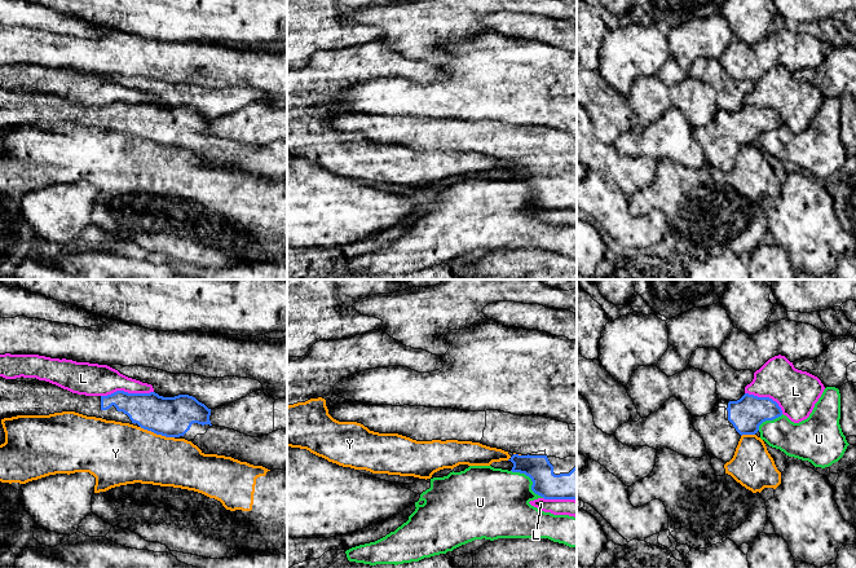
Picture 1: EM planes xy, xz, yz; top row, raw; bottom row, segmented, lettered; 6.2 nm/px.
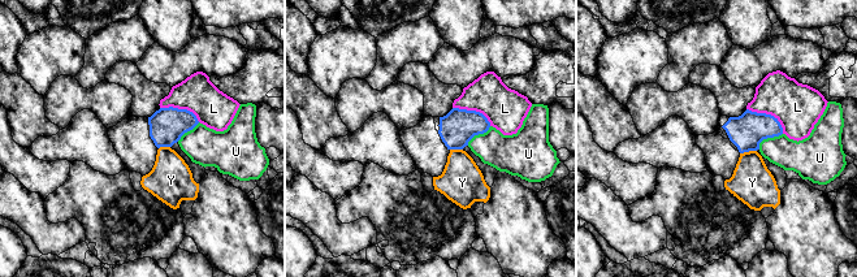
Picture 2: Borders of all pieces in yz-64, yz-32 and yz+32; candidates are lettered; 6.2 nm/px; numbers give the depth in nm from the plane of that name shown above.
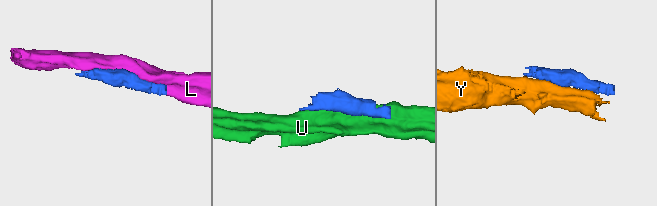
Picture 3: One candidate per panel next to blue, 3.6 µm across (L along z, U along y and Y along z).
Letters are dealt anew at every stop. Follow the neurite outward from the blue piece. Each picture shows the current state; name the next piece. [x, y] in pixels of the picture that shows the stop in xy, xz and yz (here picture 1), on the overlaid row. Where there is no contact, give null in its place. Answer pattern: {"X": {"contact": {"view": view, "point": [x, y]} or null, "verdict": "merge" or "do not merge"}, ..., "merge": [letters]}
{"L": {"contact": {"view": "xy", "point": [127, 392]}, "verdict": "do not merge"}, "U": {"contact": {"view": "xz", "point": [532, 480]}, "verdict": "do not merge"}, "Y": {"contact": {"view": "xy", "point": [157, 434]}, "verdict": "do not merge"}, "merge": []}

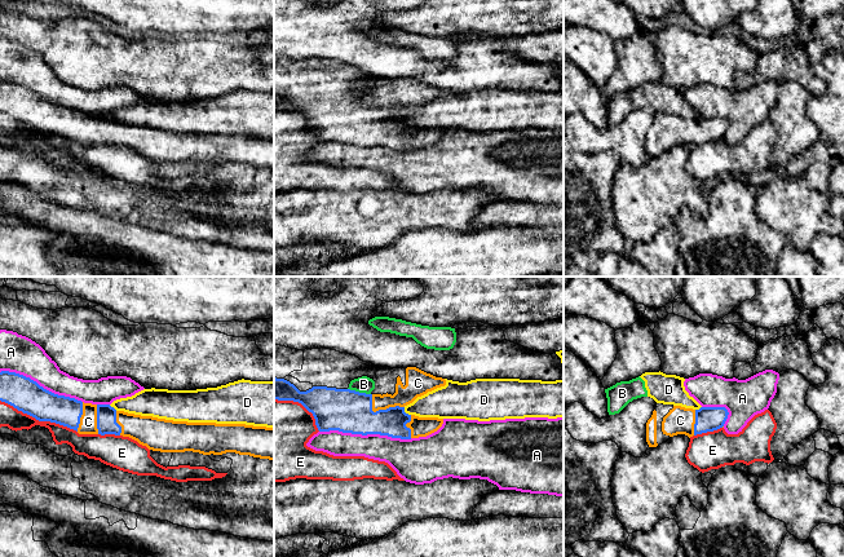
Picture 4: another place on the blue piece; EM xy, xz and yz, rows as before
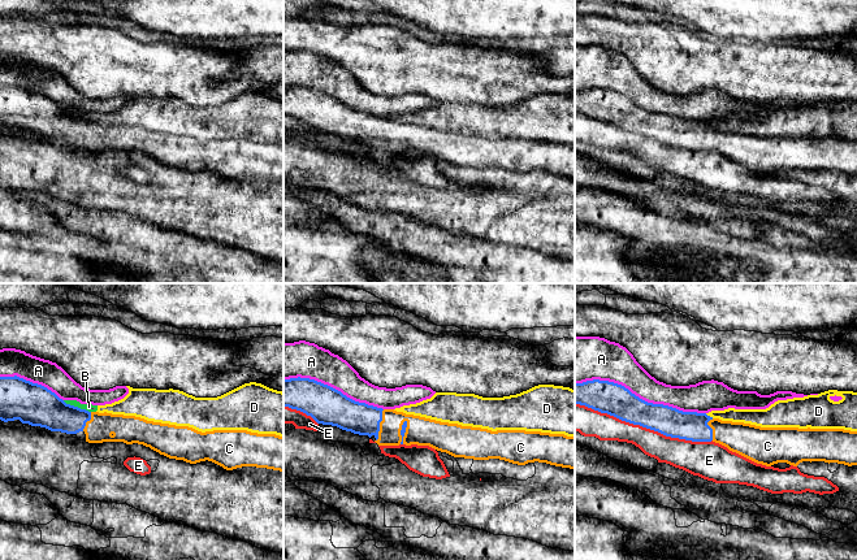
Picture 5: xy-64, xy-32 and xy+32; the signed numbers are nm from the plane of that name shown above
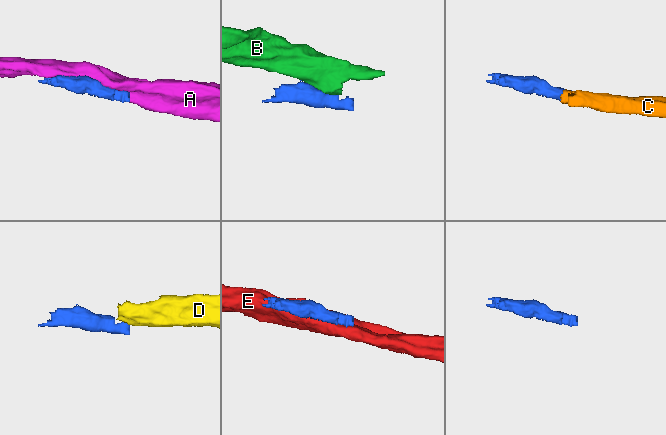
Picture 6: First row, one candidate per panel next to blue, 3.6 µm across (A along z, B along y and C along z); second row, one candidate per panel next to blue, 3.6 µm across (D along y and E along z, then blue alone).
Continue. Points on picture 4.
{"A": {"contact": {"view": "xz", "point": [366, 434]}, "verdict": "do not merge"}, "B": {"contact": {"view": "xz", "point": [358, 392]}, "verdict": "do not merge"}, "C": {"contact": {"view": "xz", "point": [380, 410]}, "verdict": "merge"}, "D": {"contact": {"view": "xz", "point": [405, 412]}, "verdict": "do not merge"}, "E": {"contact": {"view": "xy", "point": [39, 420]}, "verdict": "do not merge"}, "merge": ["C"]}

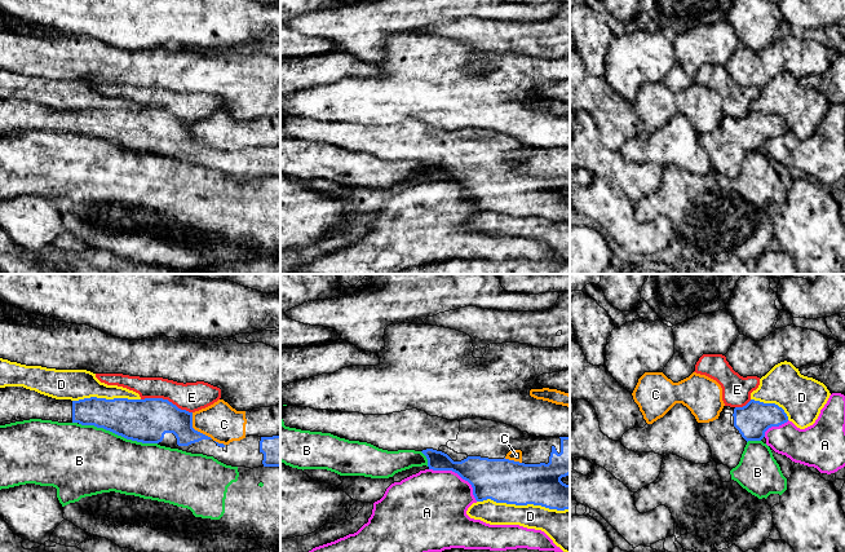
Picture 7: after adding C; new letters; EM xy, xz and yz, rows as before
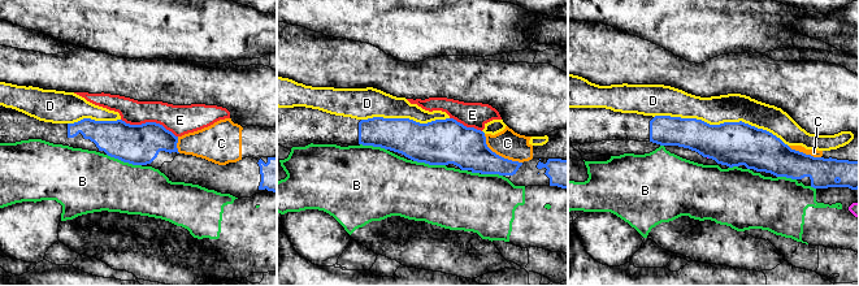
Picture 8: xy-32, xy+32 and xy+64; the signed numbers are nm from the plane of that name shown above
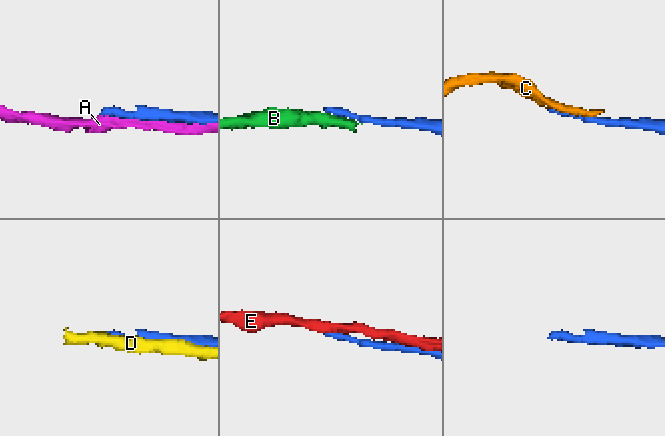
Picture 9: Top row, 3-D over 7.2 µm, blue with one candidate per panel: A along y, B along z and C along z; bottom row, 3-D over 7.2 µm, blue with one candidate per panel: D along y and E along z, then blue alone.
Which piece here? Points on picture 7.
{"A": {"contact": {"view": "xz", "point": [458, 473]}, "verdict": "do not merge"}, "B": {"contact": {"view": "xy", "point": [118, 435]}, "verdict": "do not merge"}, "C": {"contact": {"view": "xy", "point": [194, 429]}, "verdict": "do not merge"}, "D": {"contact": {"view": "xz", "point": [523, 504]}, "verdict": "do not merge"}, "E": {"contact": {"view": "xy", "point": [167, 400]}, "verdict": "do not merge"}, "merge": []}

